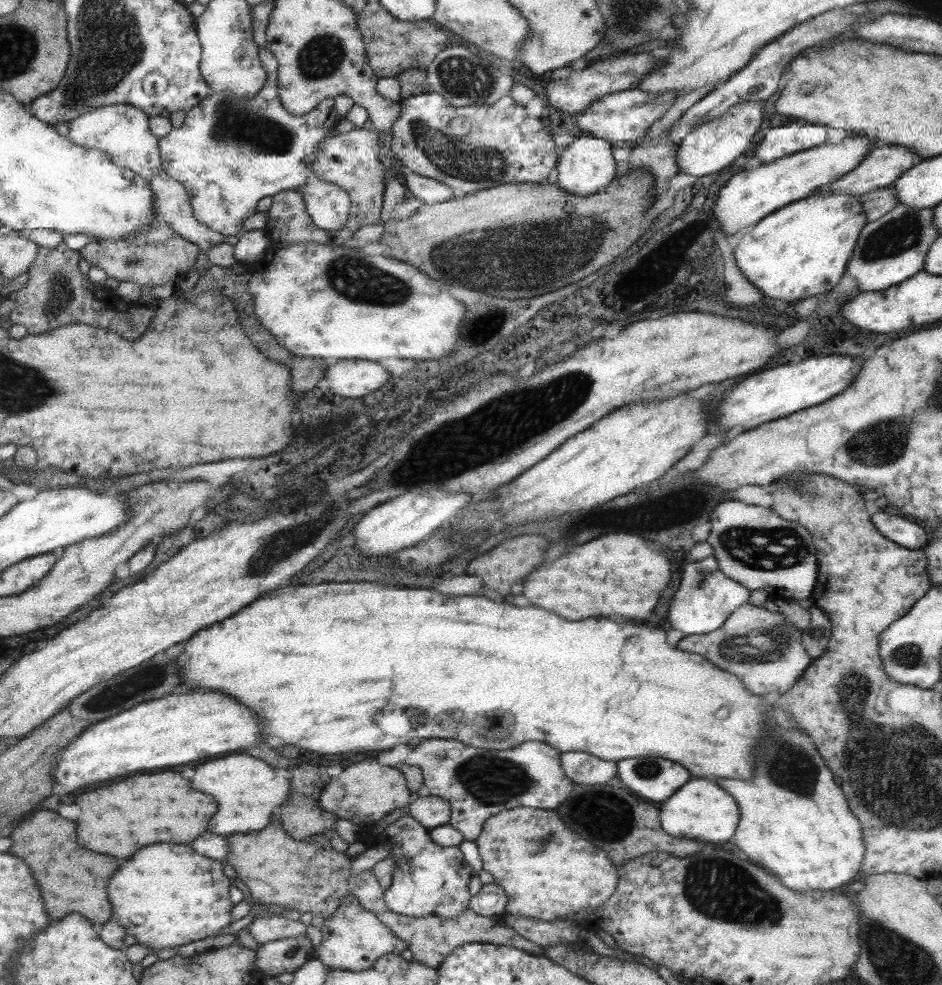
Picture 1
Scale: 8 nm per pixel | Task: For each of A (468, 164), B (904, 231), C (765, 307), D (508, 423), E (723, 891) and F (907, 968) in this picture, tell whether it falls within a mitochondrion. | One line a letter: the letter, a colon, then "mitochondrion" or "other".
A: mitochondrion
B: mitochondrion
C: other
D: mitochondrion
E: mitochondrion
F: mitochondrion

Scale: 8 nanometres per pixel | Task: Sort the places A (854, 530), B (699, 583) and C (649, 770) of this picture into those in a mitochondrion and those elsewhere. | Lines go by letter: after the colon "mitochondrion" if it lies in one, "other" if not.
A: other
B: mitochondrion
C: mitochondrion

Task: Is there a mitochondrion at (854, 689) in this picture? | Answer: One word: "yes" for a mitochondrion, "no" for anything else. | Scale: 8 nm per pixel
yes

